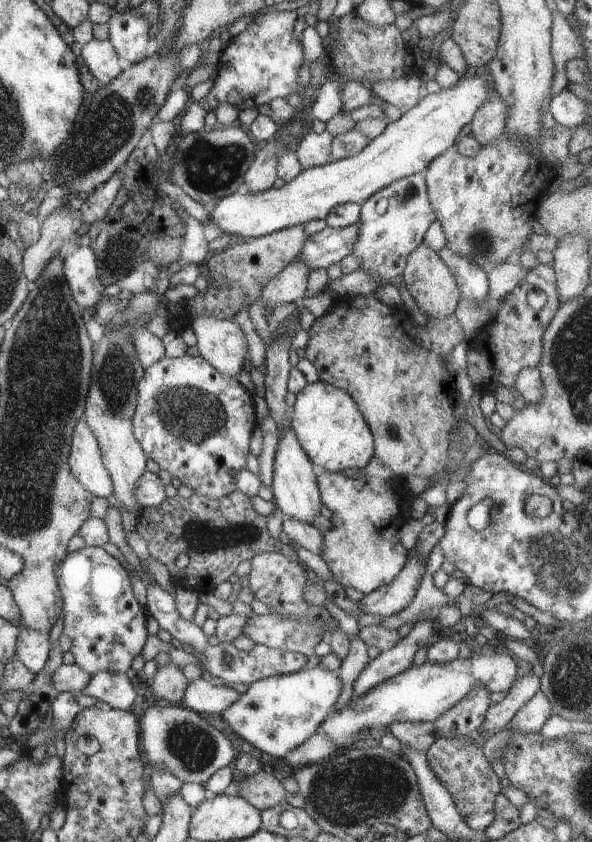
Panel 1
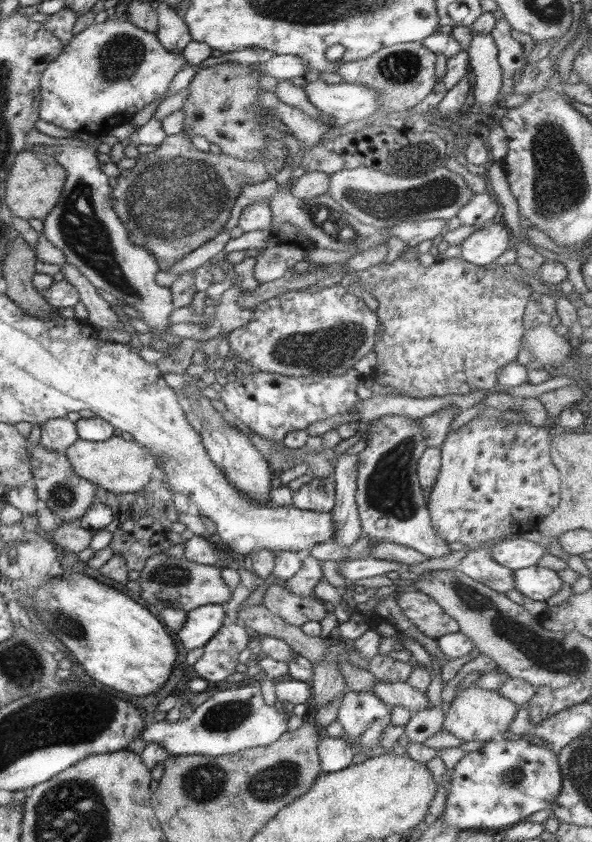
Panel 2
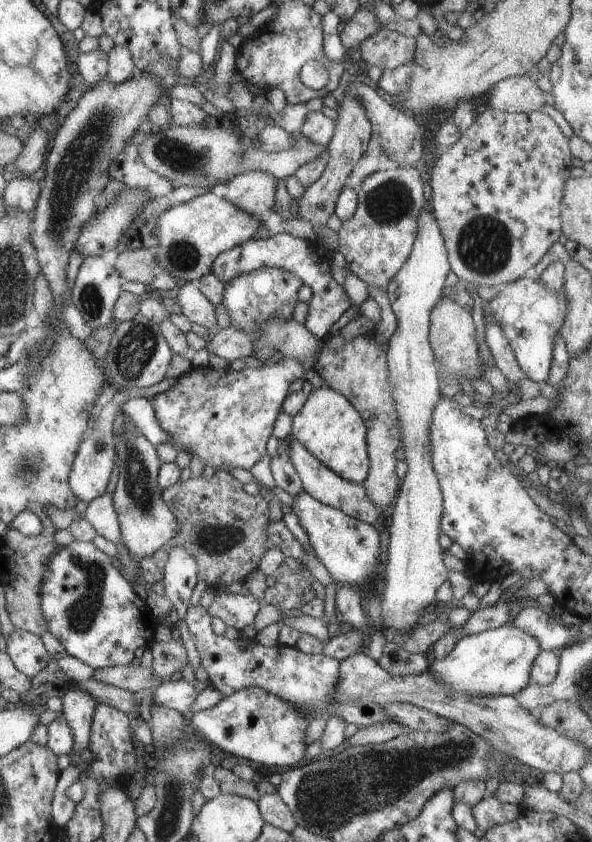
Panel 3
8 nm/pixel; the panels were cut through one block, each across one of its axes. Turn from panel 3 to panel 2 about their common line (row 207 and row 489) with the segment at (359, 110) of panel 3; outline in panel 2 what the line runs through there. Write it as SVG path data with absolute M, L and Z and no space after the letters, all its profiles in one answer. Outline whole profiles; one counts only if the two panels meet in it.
M318 478L294 491L293 505L299 510L331 512L335 508L335 486L332 478Z

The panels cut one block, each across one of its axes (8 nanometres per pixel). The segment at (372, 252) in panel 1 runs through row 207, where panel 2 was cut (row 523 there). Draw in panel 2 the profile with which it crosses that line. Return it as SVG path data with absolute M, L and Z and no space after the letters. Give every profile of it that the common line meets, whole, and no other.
M397 415L386 416L378 421L371 422L371 428L363 435L363 439L368 439L368 446L358 453L355 495L361 529L364 529L366 534L376 541L402 544L429 558L442 558L442 556L450 554L450 546L438 536L438 532L432 526L430 514L427 510L427 490L420 486L417 475L418 459L428 448L421 436L421 429L417 426L417 421Z

